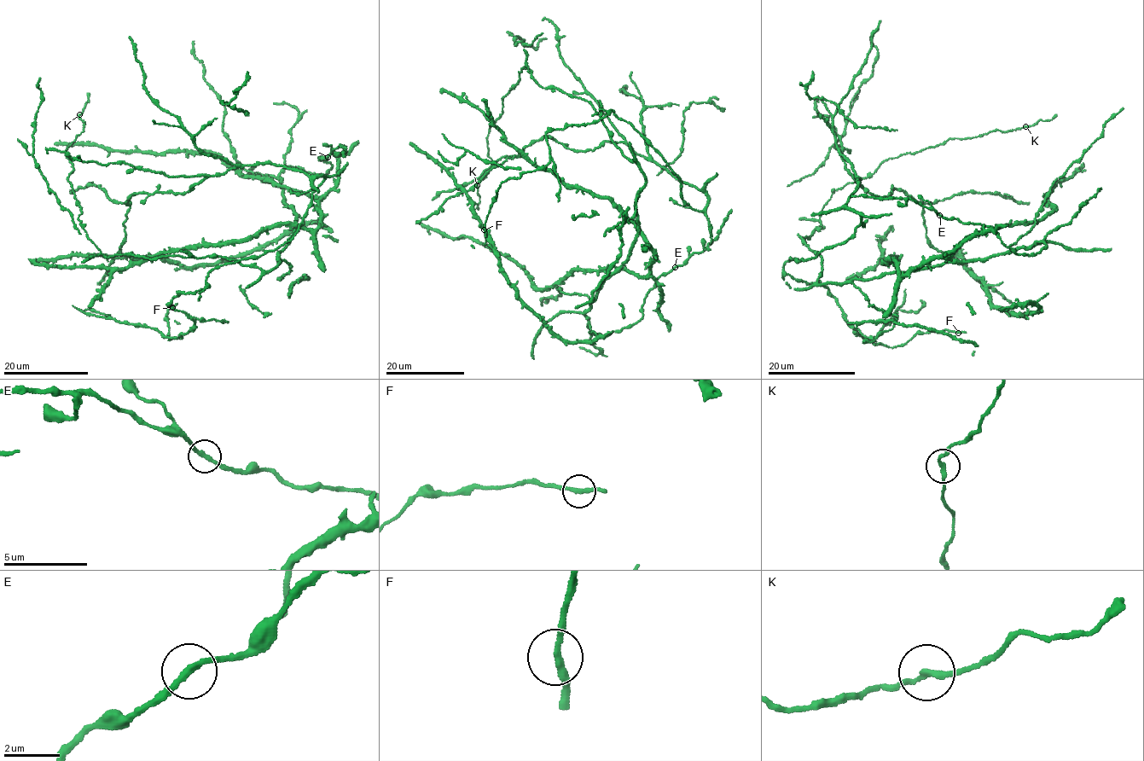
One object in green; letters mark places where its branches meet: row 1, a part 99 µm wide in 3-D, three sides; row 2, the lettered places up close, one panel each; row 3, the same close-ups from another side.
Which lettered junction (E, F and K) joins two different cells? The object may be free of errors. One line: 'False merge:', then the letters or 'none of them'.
False merge: none of them

